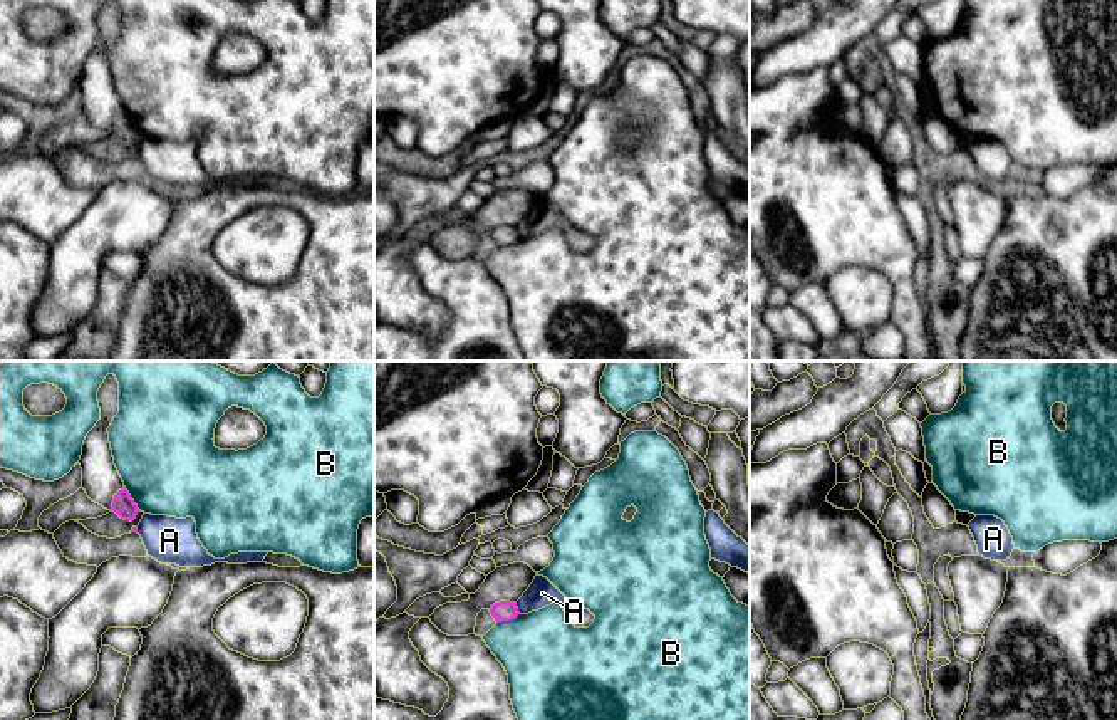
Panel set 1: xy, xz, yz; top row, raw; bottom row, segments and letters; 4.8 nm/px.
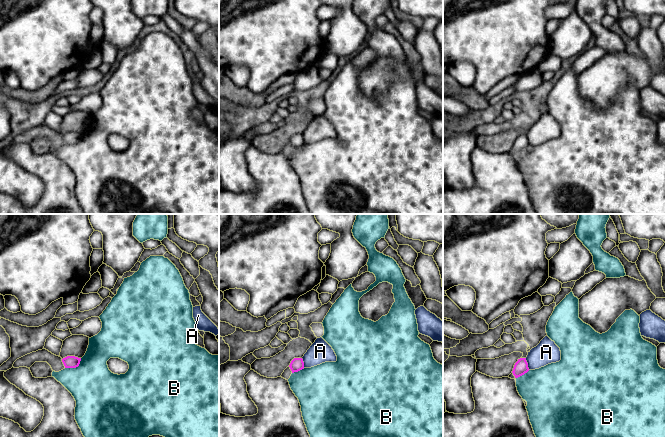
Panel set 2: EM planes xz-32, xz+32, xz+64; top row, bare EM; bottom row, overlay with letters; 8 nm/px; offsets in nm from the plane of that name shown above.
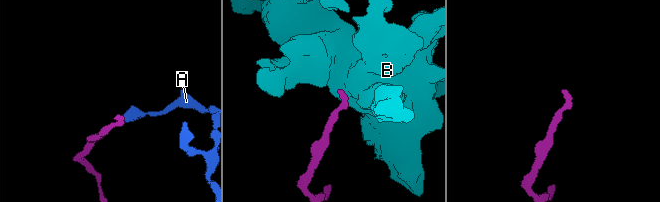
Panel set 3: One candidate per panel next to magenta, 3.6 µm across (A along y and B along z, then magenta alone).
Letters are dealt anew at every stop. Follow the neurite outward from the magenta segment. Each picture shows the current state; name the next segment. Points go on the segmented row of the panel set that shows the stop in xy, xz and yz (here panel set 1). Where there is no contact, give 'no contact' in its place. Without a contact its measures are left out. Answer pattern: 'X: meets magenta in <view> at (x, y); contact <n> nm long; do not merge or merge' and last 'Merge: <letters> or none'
A: meets magenta in xz at (517, 608); contact 60 nm long; do not merge
B: meets magenta in xz at (507, 620); contact 120 nm long; do not merge
Merge: none

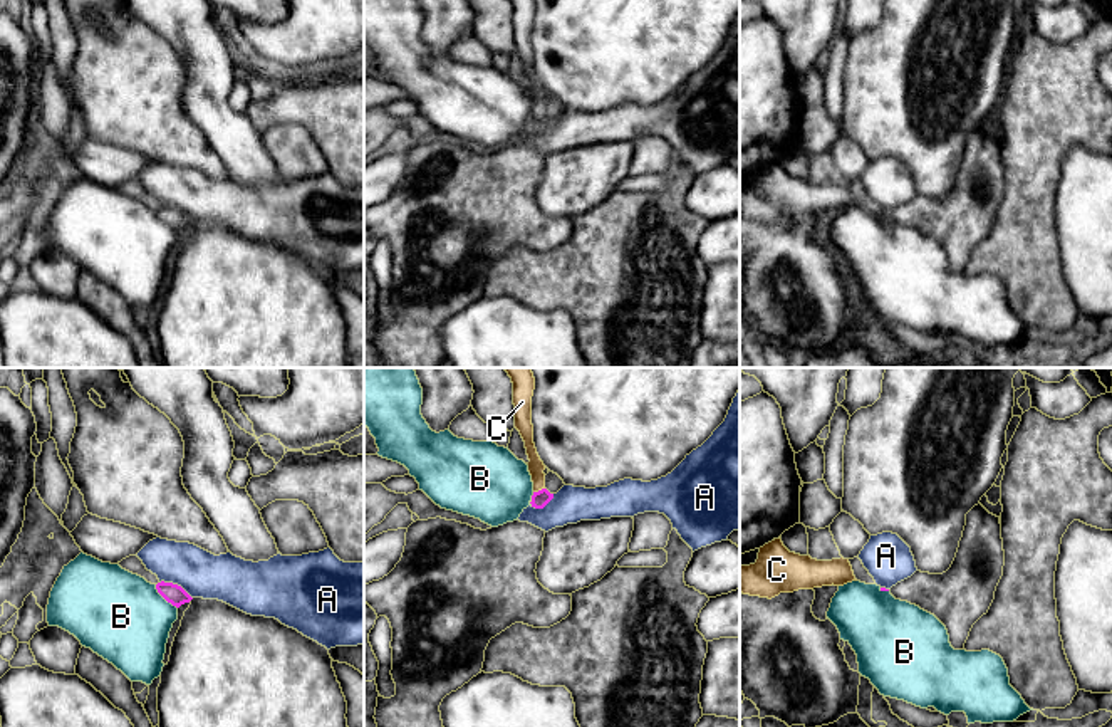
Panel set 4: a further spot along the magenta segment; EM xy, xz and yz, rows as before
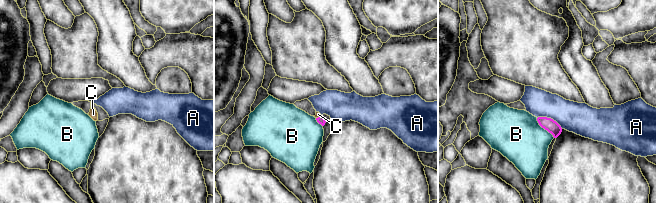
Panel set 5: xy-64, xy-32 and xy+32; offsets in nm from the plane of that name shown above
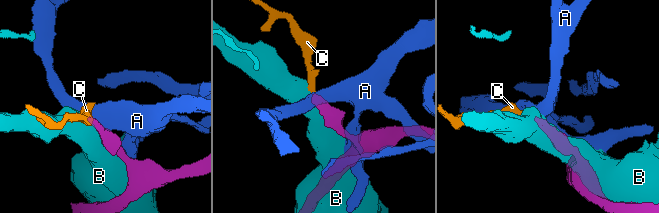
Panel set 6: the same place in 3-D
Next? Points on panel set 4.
A: meets magenta in xy at (176, 585); contact 180 nm long; do not merge
B: meets magenta in xy at (165, 598); contact 160 nm long; do not merge
C: meets magenta in xz at (539, 491); contact 60 nm long; merge
Merge: C

